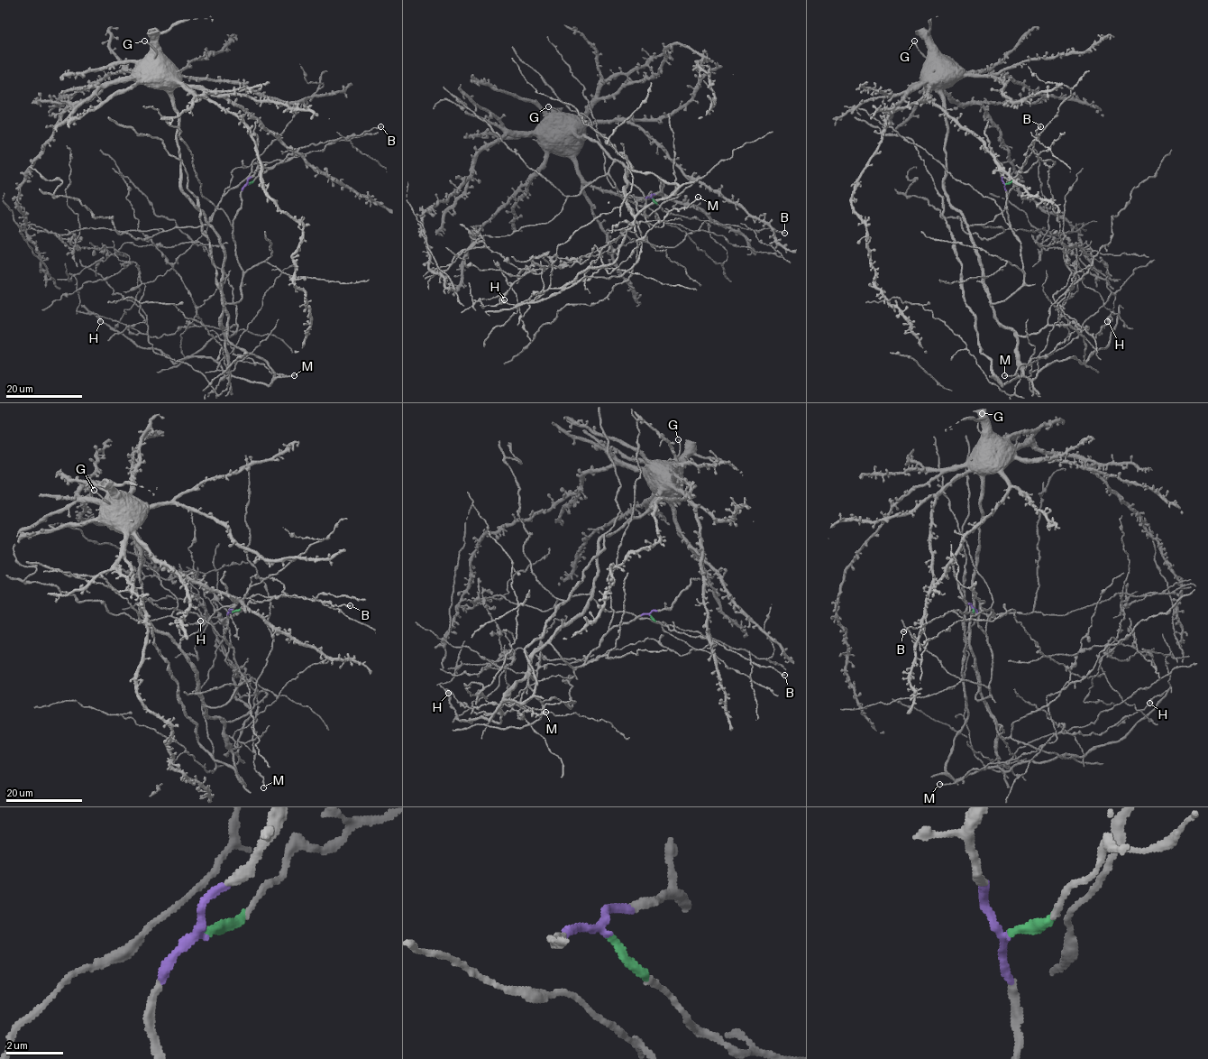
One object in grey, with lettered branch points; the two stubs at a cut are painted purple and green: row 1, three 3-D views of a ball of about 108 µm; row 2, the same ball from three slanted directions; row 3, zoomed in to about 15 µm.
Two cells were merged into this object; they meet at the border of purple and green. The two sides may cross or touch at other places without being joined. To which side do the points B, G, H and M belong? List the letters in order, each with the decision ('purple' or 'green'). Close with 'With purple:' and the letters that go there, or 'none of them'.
B: green
G: purple
H: green
M: green
With purple: G

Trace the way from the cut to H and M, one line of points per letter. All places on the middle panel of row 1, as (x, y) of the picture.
H: (651, 197), (704, 222), (674, 246), (635, 240), (562, 258), (480, 299), (482, 307), (504, 299)
M: (651, 197), (704, 222), (674, 246), (635, 240), (577, 260), (595, 245), (610, 273), (698, 197)

